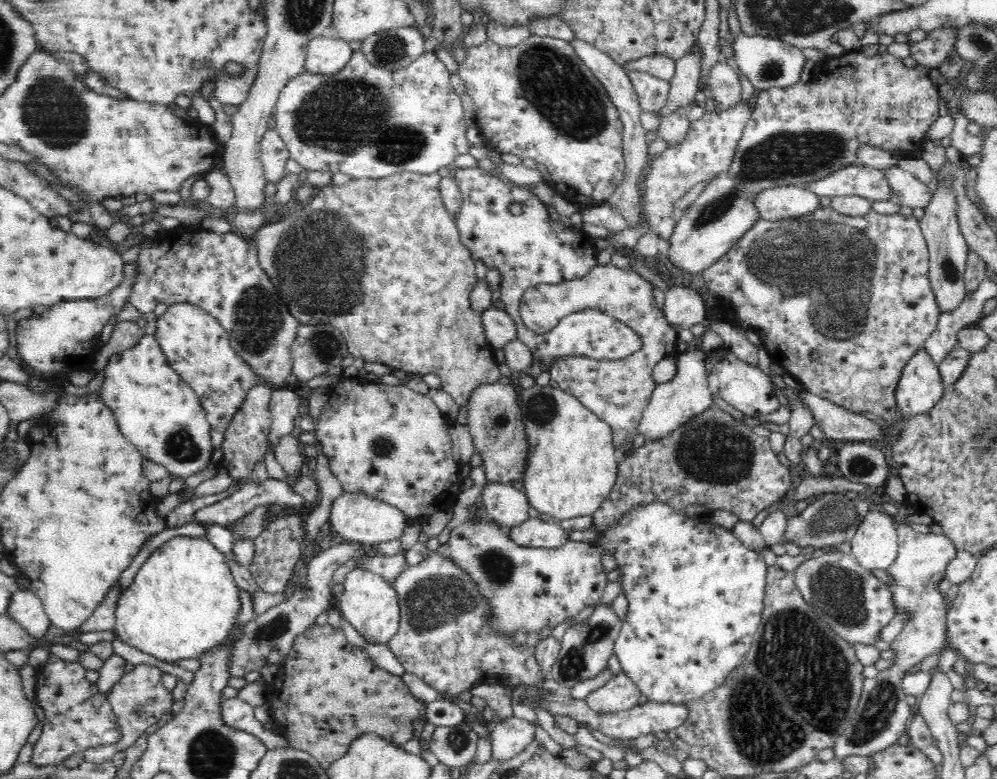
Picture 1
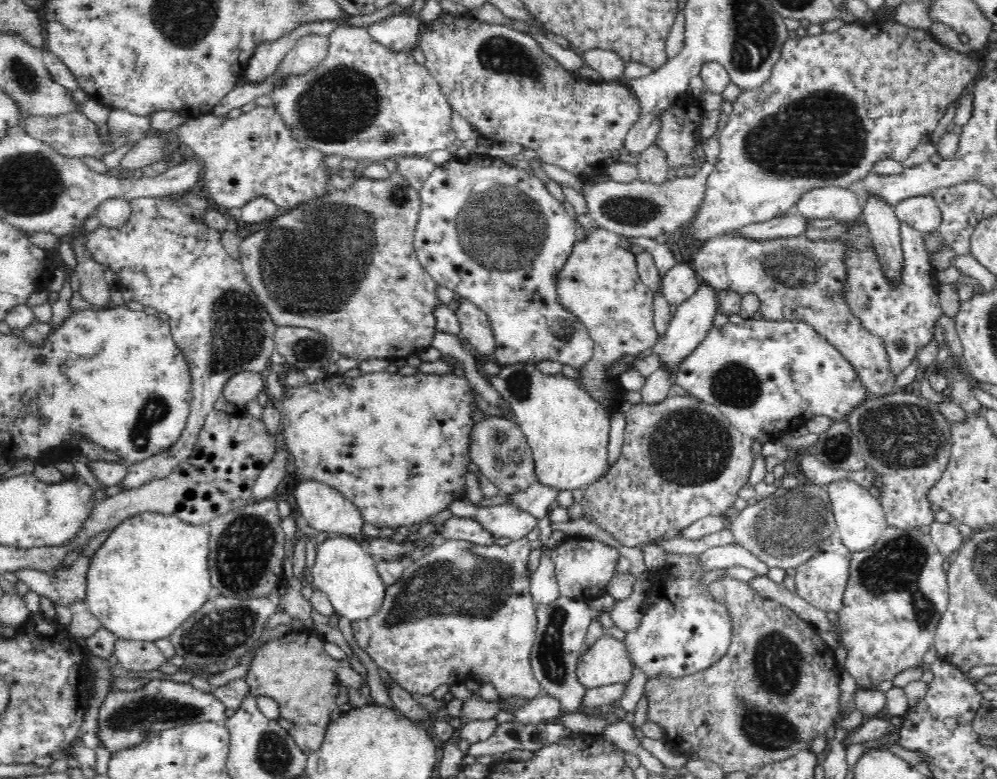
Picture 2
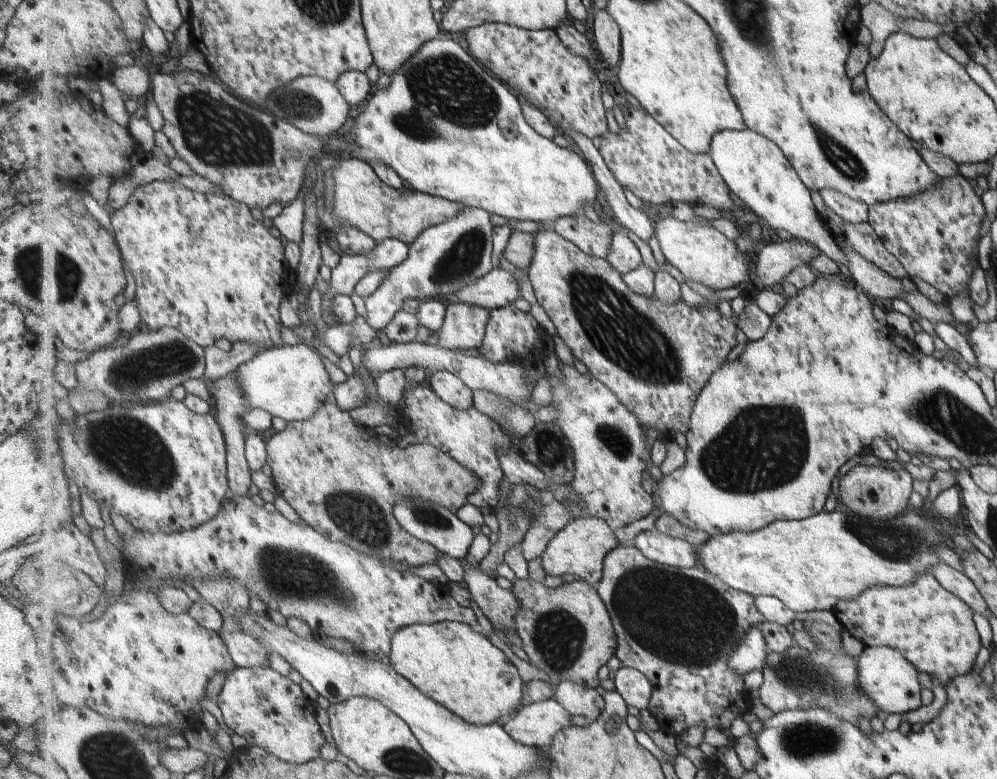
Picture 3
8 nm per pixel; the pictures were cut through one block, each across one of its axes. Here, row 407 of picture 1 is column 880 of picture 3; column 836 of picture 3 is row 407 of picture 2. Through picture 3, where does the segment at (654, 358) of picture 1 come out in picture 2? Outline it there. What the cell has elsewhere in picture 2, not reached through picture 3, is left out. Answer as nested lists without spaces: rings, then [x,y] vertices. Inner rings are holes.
[[[586,228],[586,238],[583,244],[574,244],[566,260],[557,272],[555,291],[558,304],[561,304],[570,314],[588,330],[591,339],[595,342],[595,351],[584,367],[579,370],[580,383],[584,389],[590,391],[604,406],[615,412],[618,404],[628,398],[634,398],[616,382],[606,375],[606,368],[610,364],[620,362],[626,355],[638,356],[646,349],[650,349],[657,342],[656,327],[653,320],[654,295],[646,288],[639,277],[636,255],[628,251],[630,237],[617,235],[605,228]]]

